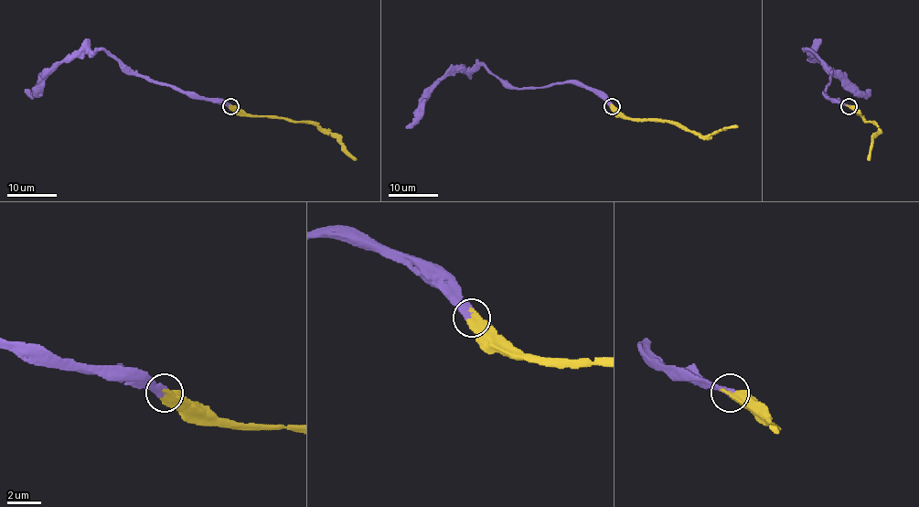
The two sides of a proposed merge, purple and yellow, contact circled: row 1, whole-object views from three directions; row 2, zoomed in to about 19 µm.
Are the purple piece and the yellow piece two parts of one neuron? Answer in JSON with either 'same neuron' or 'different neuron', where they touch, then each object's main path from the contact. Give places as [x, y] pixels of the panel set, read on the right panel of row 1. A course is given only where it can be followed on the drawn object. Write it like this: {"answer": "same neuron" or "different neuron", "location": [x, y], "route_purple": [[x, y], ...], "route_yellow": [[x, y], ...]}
{"answer": "same neuron", "location": [849, 106], "route_purple": [[849, 106], [832, 101], [825, 93], [830, 83], [830, 70], [807, 48], [828, 69], [861, 92], [870, 90]], "route_yellow": [[849, 106], [879, 129], [869, 160]]}

